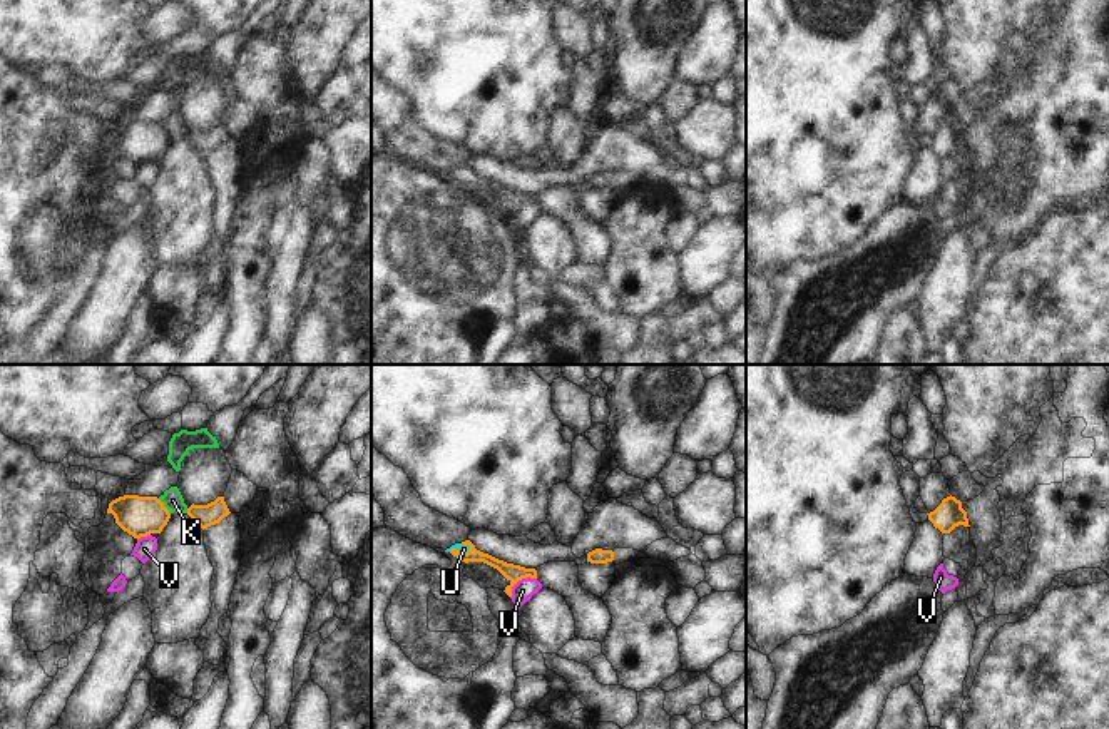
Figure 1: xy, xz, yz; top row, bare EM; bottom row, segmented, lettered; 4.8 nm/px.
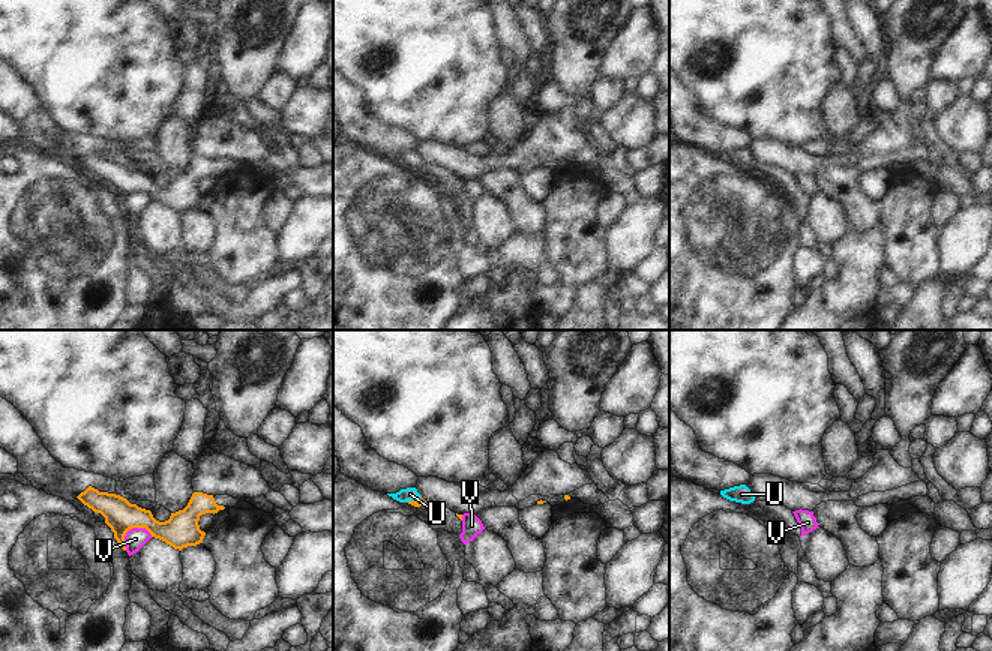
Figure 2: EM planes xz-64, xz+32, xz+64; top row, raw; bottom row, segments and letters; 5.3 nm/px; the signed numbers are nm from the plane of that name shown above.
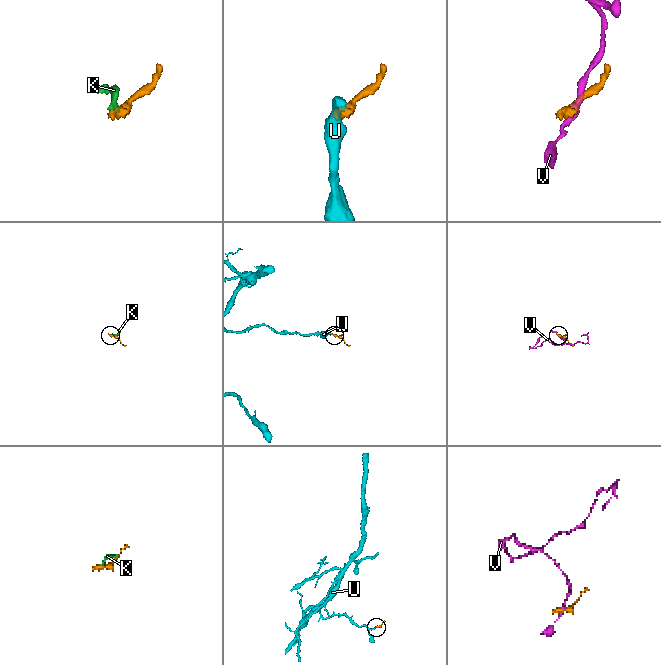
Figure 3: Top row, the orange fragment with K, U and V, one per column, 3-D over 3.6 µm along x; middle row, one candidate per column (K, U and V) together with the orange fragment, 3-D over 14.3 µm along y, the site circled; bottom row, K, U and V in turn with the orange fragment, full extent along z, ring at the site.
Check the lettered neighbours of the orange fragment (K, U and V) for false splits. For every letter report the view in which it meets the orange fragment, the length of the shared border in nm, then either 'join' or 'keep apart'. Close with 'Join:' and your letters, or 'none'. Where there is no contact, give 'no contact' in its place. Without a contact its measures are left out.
K: xy | 100 nm | keep apart
U: xz | 110 nm | join
V: xz | 160 nm | keep apart
Join: U

